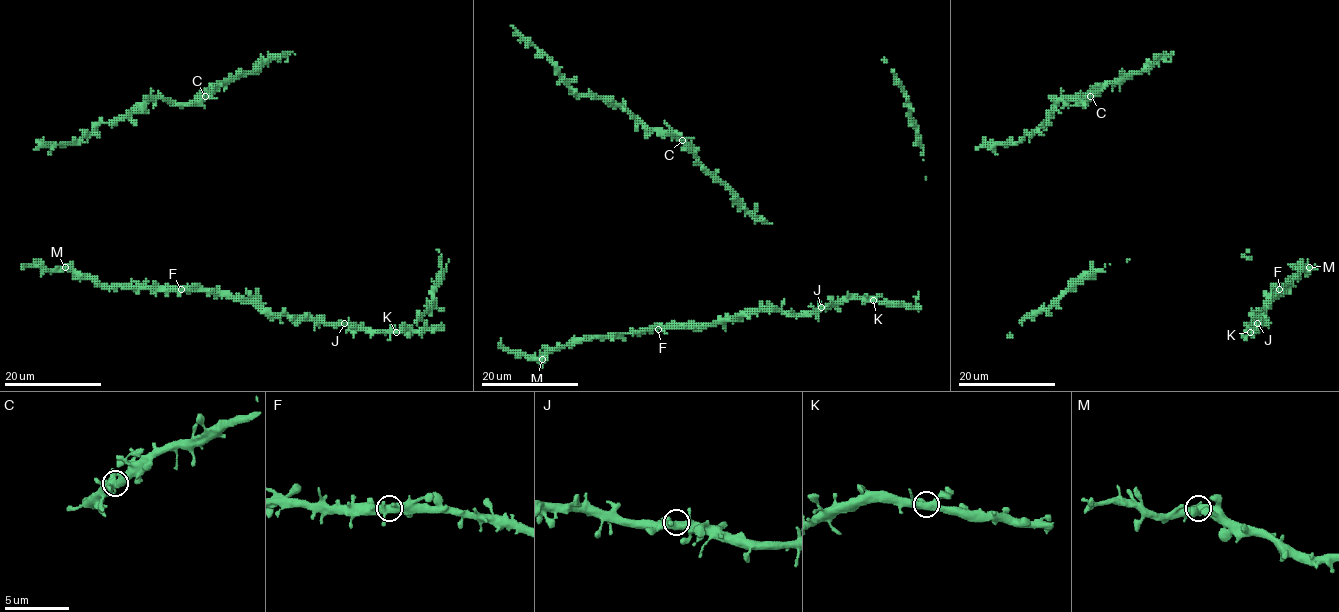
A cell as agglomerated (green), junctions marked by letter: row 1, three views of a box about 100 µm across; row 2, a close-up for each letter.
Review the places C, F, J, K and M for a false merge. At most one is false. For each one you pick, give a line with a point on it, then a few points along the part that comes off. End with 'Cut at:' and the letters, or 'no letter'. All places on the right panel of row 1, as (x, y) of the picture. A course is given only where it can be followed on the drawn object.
Cut at: no letter

